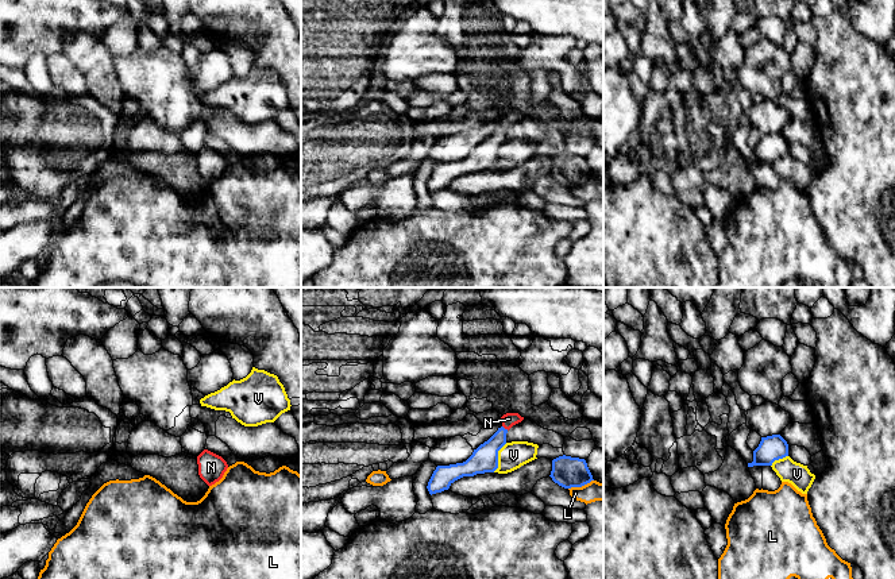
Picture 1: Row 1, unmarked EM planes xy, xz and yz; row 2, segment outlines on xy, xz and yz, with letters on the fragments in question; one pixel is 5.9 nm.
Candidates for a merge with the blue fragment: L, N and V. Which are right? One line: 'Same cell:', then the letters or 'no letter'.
Same cell: N

